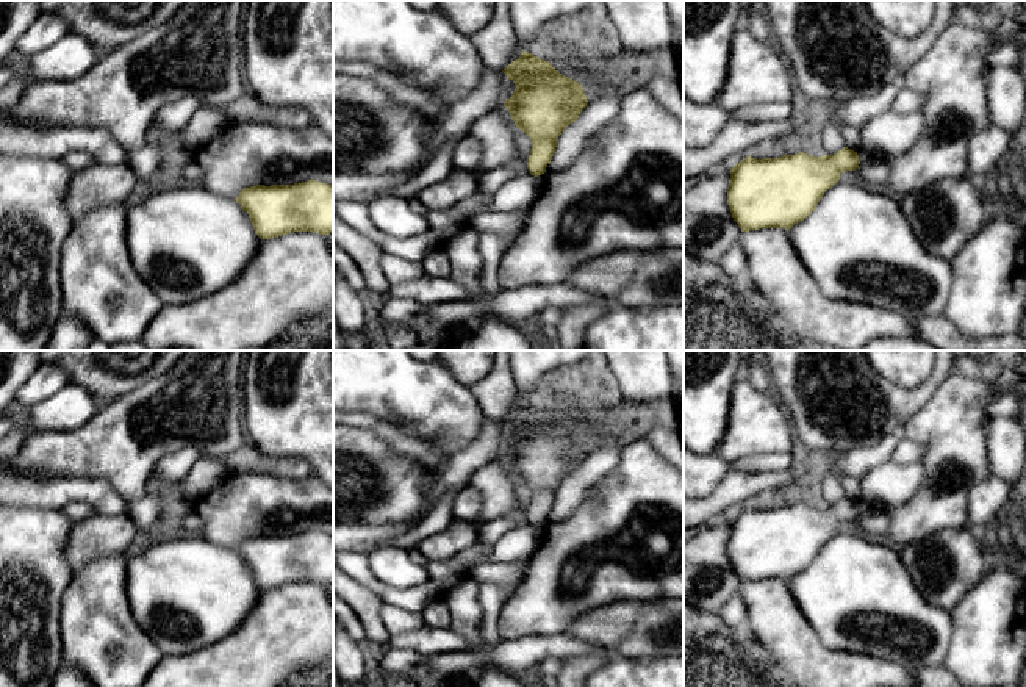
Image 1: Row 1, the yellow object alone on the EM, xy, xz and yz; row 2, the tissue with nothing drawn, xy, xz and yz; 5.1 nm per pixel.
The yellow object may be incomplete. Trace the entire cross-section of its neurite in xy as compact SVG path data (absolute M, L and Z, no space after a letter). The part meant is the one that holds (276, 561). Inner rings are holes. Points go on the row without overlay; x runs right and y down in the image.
M308 531L294 535L256 535L235 549L261 590L294 582L333 584L333 535Z

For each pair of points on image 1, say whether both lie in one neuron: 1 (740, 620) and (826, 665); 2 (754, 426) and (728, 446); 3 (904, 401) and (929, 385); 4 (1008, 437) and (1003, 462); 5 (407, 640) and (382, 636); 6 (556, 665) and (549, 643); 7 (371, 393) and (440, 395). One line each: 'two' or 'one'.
1: two
2: one
3: one
4: one
5: two
6: two
7: one

